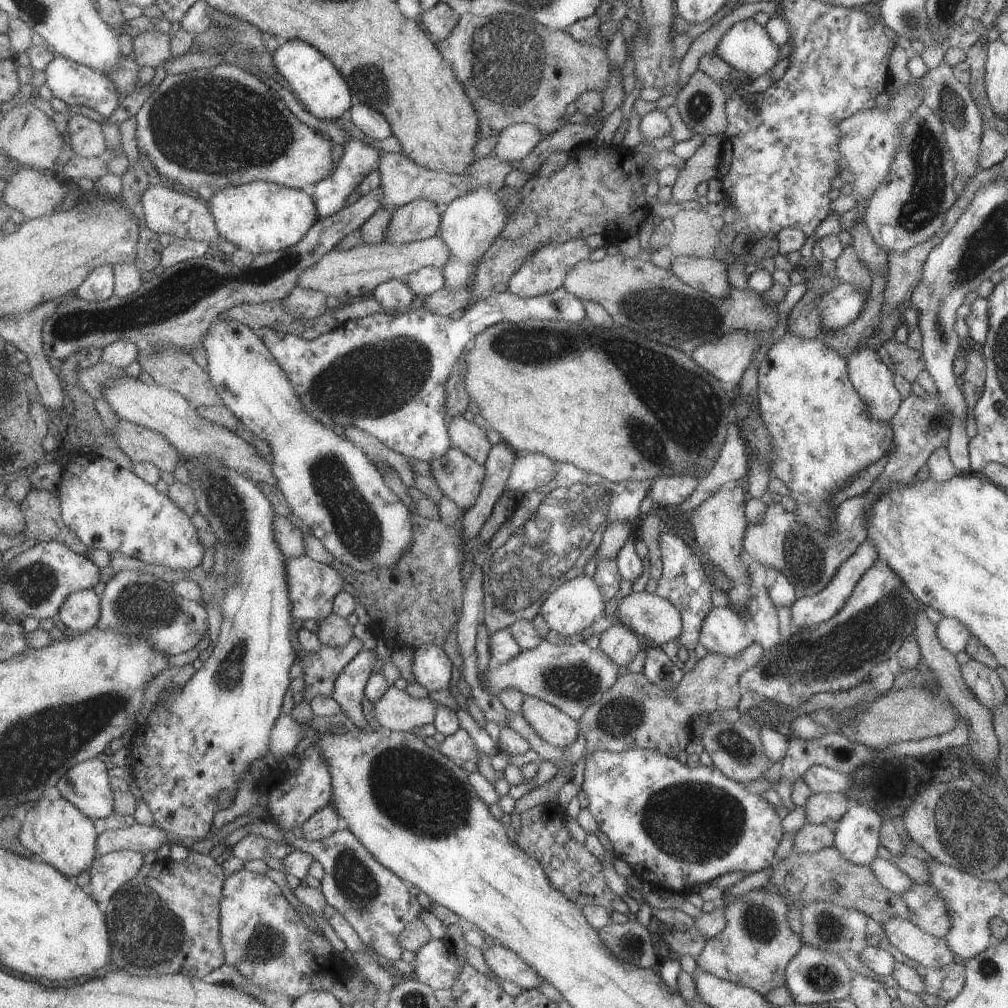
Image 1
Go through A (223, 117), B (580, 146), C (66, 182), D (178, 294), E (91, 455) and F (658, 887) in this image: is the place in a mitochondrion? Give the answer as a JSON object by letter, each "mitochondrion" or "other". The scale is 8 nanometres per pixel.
{"A":"mitochondrion","B":"other","C":"other","D":"mitochondrion","E":"other","F":"other"}

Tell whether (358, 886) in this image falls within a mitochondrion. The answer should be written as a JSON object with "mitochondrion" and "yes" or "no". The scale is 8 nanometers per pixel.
{"mitochondrion":"yes"}

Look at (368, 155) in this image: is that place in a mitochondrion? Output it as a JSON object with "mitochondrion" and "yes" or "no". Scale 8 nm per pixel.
{"mitochondrion":"no"}

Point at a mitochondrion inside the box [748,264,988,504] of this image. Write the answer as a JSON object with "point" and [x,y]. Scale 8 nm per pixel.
{"point":[935,422]}

